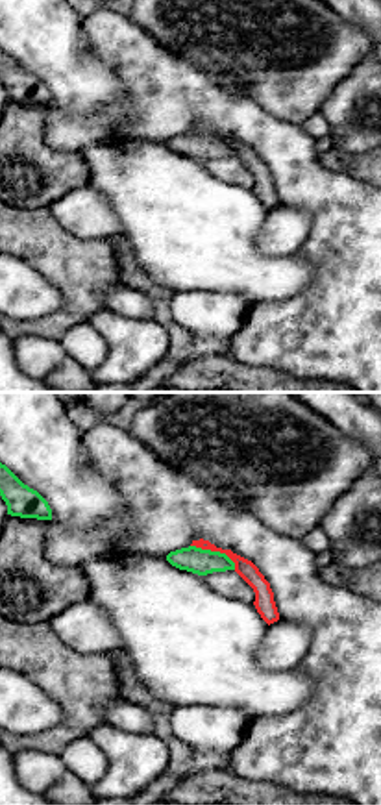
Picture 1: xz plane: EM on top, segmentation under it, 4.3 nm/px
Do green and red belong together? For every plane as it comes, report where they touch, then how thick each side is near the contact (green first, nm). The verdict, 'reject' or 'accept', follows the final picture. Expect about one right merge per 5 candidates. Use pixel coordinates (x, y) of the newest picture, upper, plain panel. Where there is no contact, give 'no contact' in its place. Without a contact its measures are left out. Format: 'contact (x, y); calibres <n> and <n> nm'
contact (215, 137); calibres 110 and 80 nm

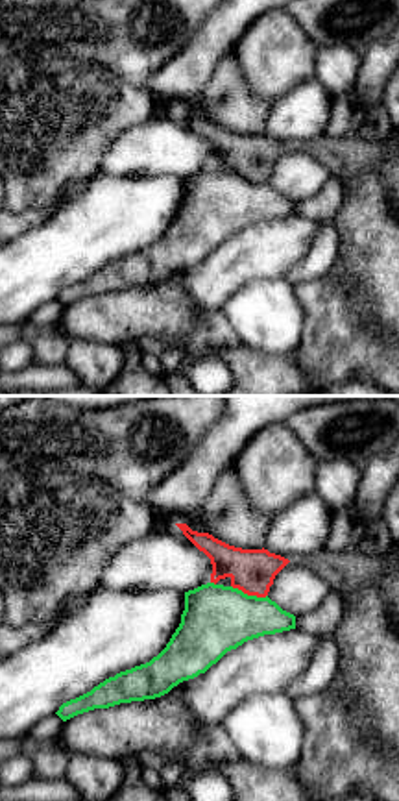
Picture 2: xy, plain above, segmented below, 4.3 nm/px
contact (250, 182); calibres 300 and 190 nm

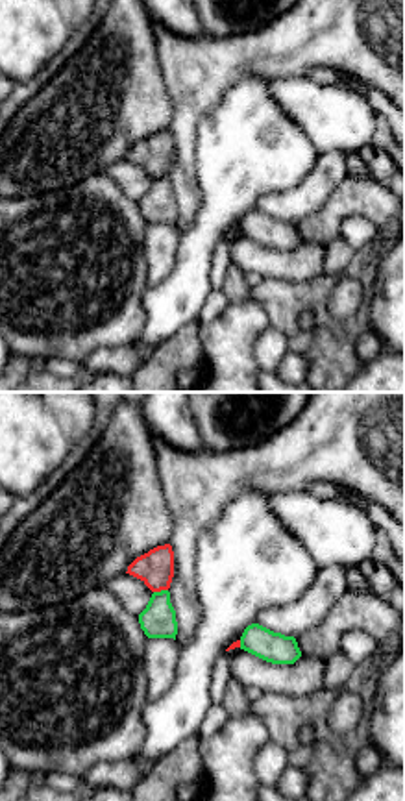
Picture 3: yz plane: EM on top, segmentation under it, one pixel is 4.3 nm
contact (161, 176); calibres 160 and 160 nm

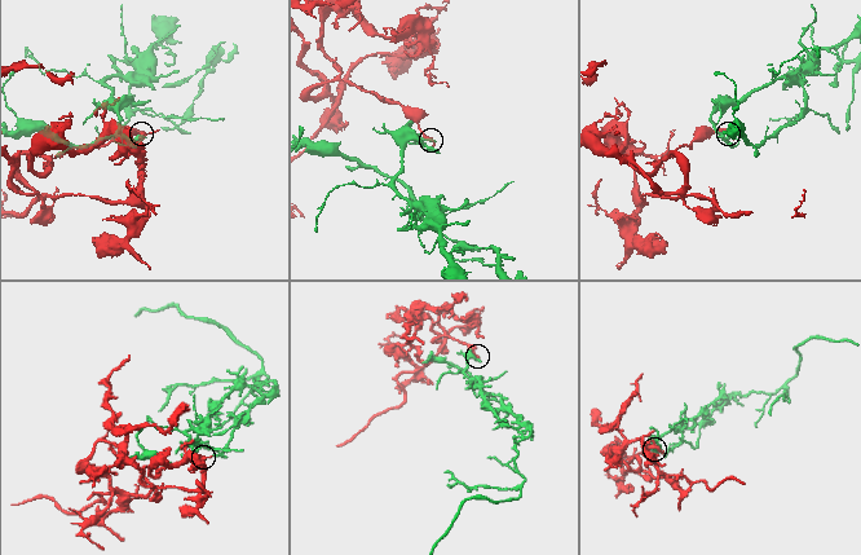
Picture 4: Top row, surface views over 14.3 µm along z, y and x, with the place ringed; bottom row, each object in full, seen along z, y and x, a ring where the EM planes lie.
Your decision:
reject

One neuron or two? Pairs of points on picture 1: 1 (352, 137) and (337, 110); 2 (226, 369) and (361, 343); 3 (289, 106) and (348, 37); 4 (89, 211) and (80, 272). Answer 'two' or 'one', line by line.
1: one
2: two
3: one
4: two

